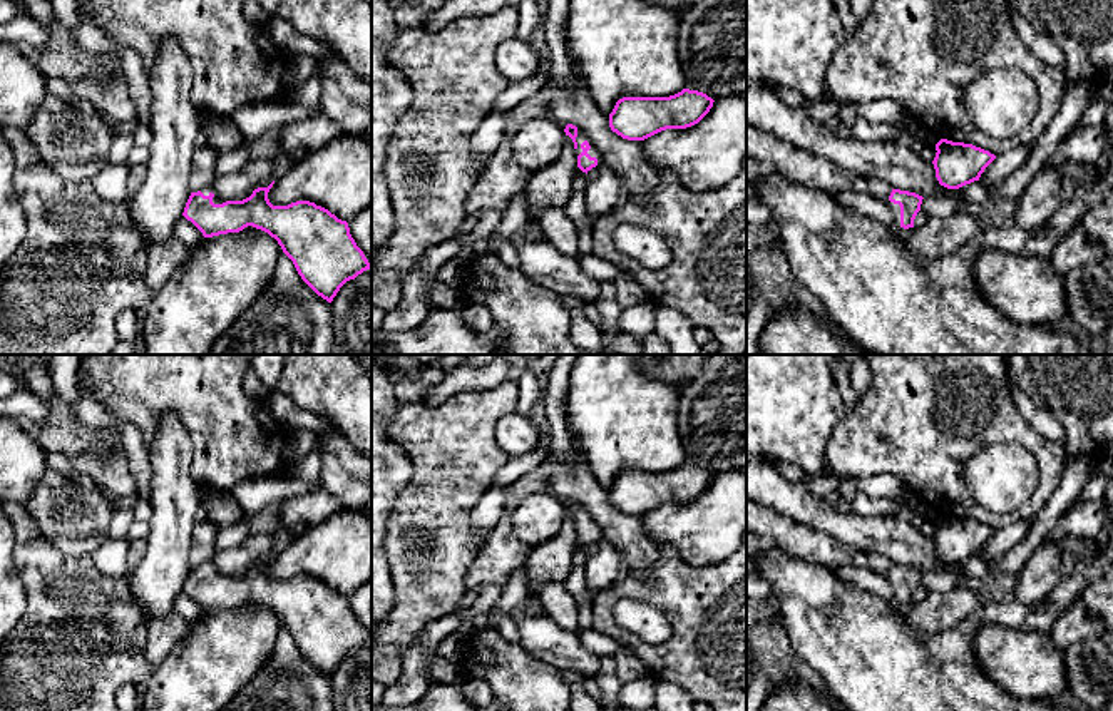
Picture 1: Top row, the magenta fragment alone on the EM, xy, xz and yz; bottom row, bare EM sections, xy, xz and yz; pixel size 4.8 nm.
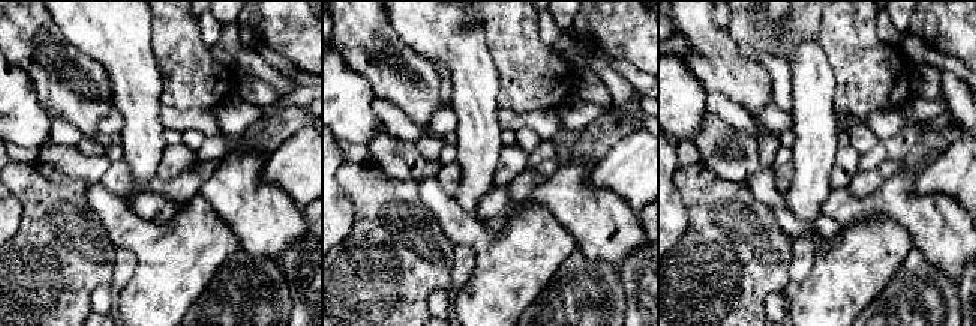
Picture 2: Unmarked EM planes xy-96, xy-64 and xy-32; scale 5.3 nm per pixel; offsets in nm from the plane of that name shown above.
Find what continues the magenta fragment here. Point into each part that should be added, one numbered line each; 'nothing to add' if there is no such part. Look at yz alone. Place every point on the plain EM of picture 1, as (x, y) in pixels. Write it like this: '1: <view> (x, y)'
1: yz (894, 584)

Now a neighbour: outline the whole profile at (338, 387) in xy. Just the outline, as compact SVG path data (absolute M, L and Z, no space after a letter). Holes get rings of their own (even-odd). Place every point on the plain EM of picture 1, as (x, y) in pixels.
M285 355L276 390L330 418L360 452L372 453L372 355Z

